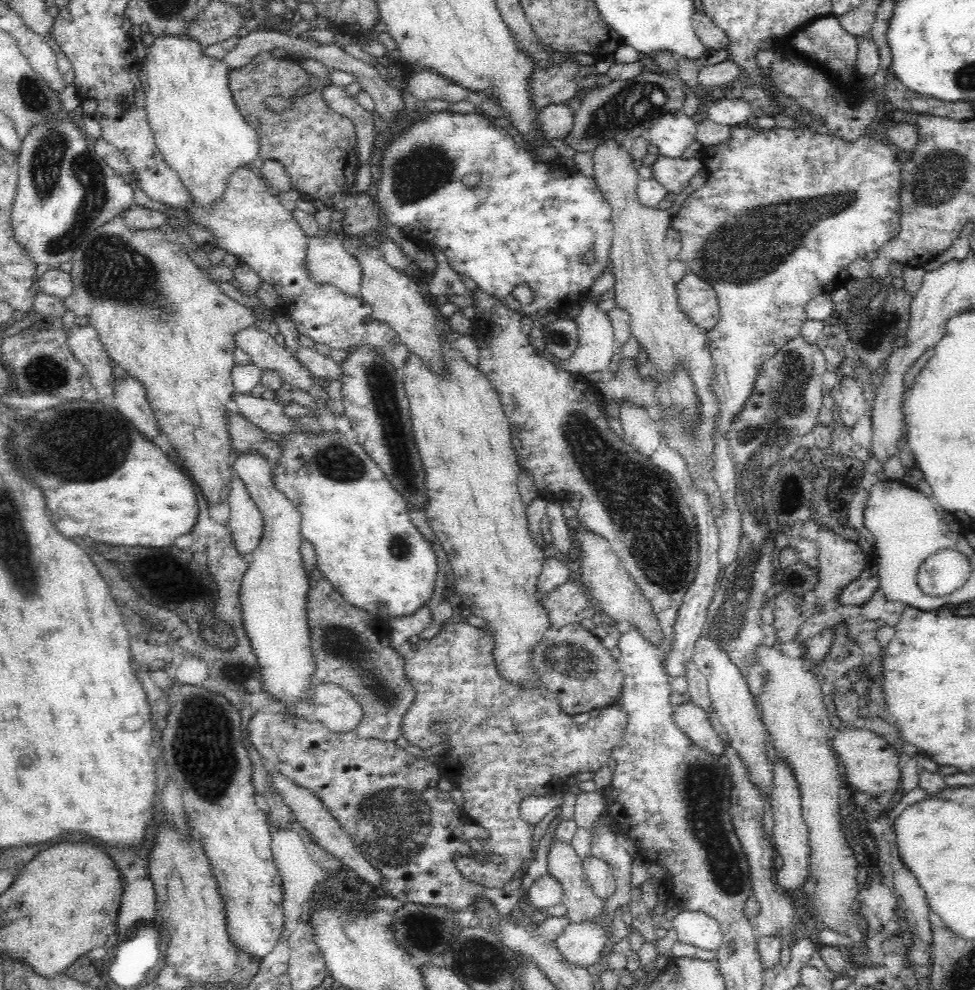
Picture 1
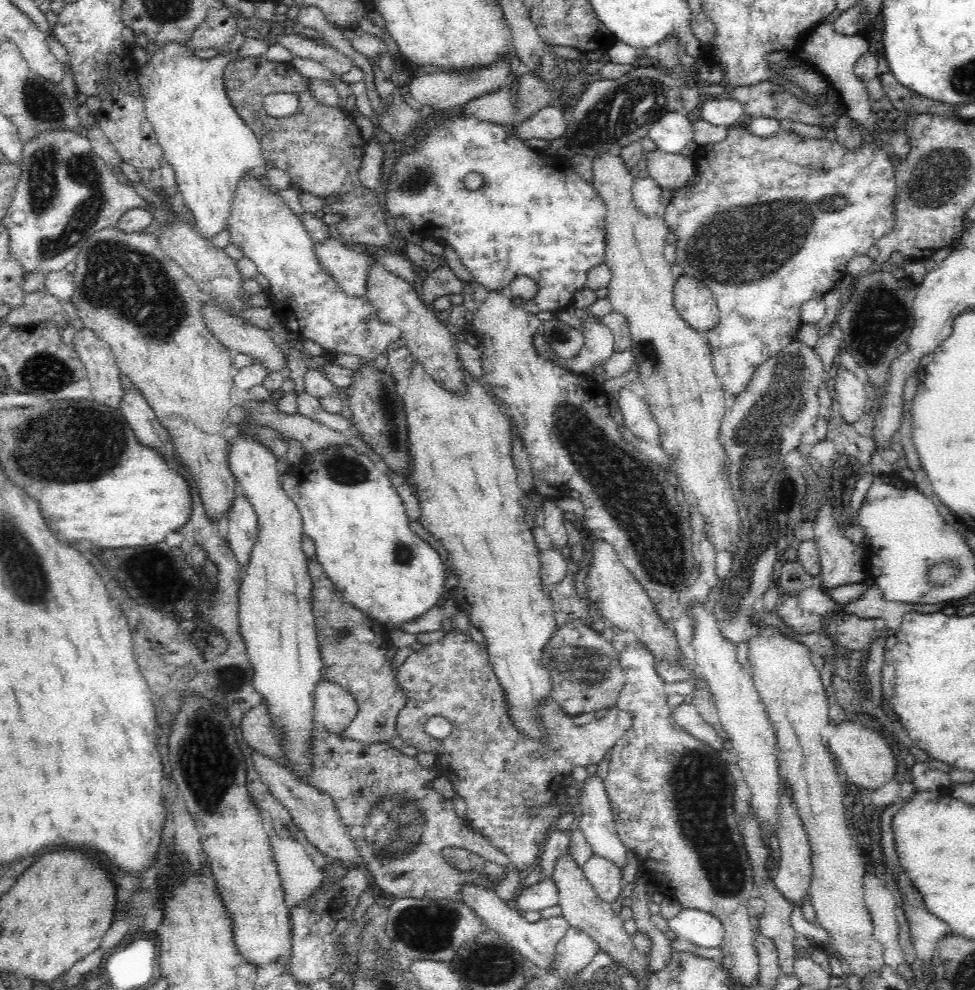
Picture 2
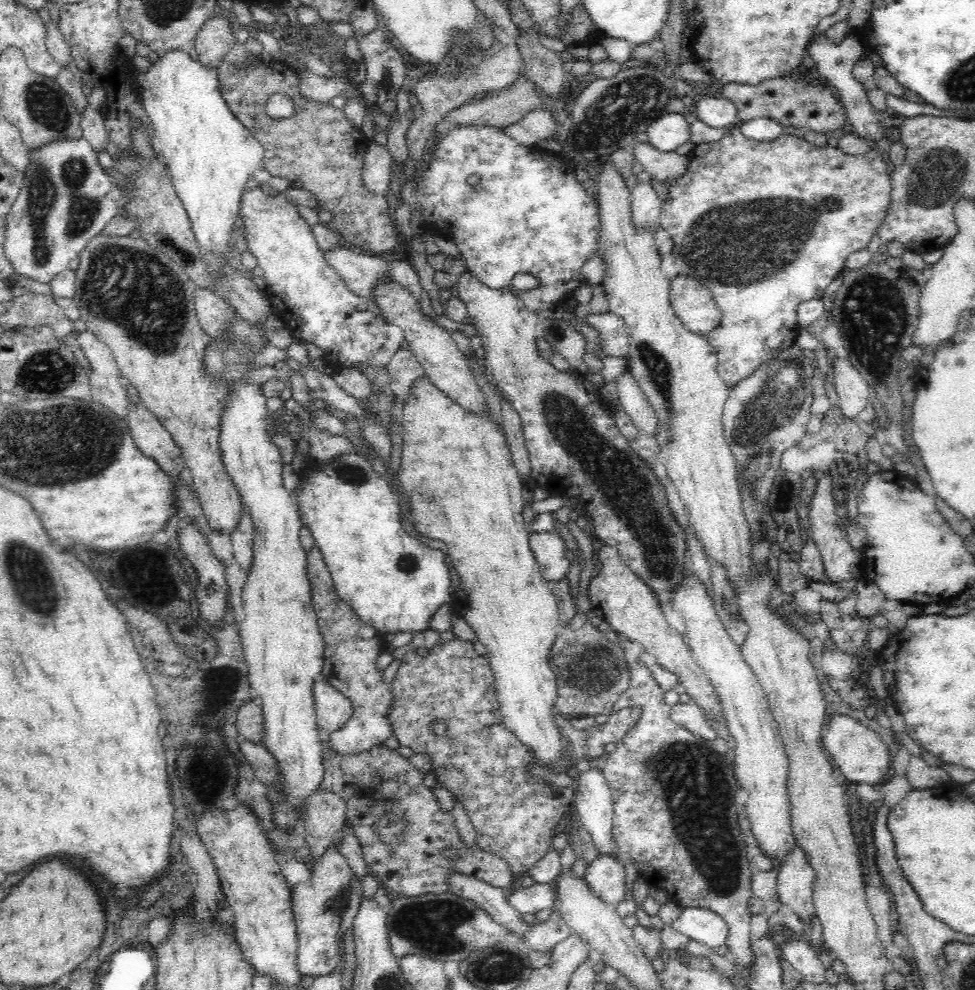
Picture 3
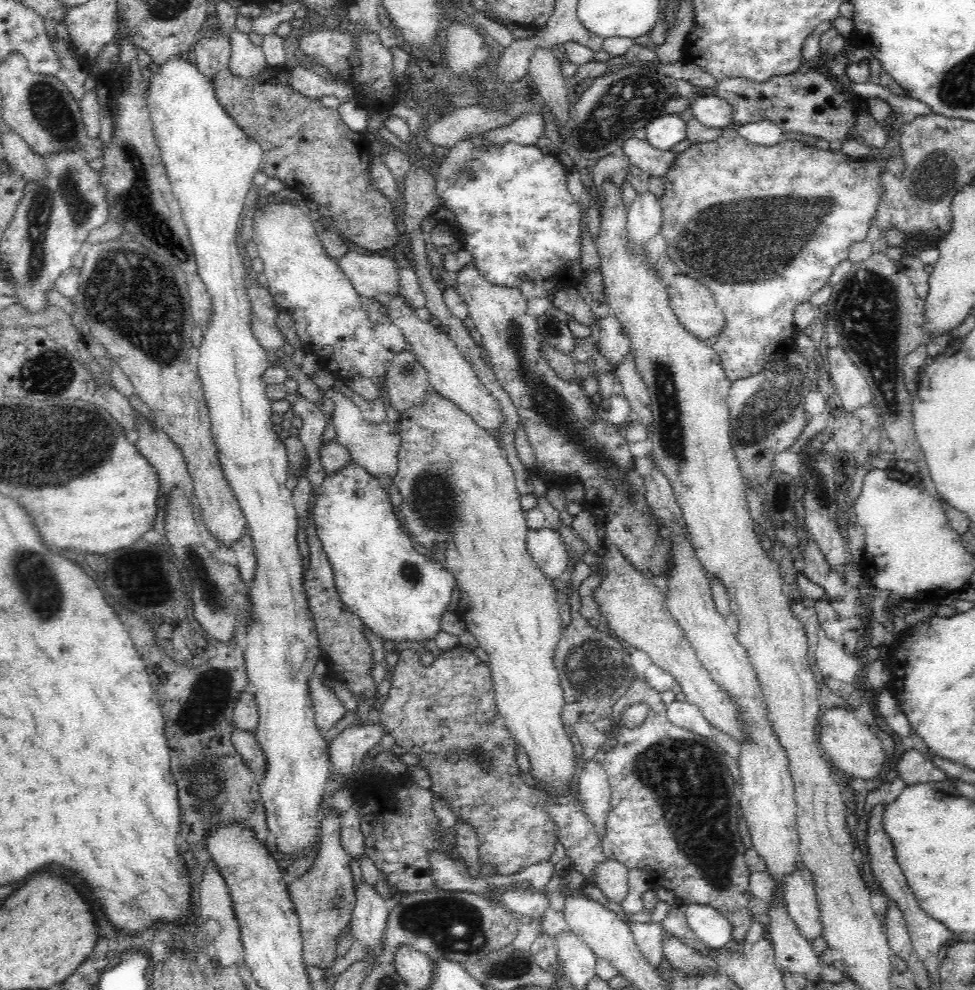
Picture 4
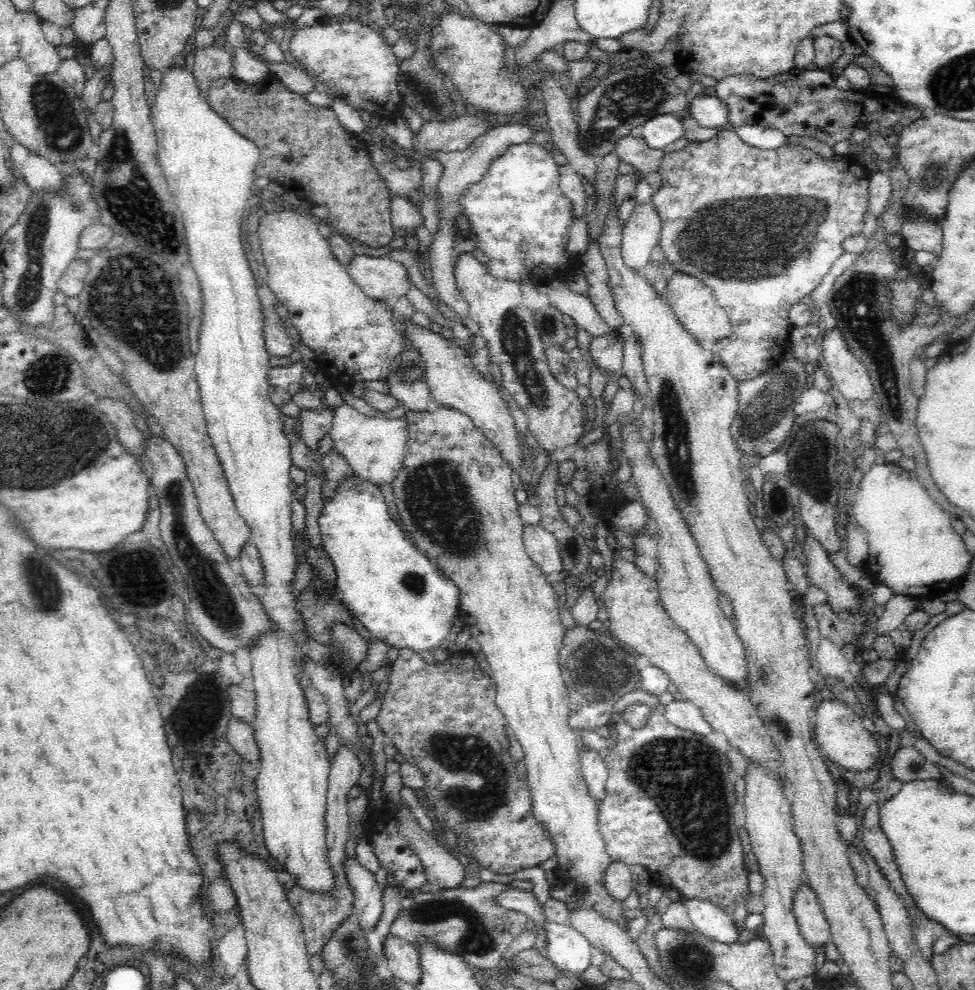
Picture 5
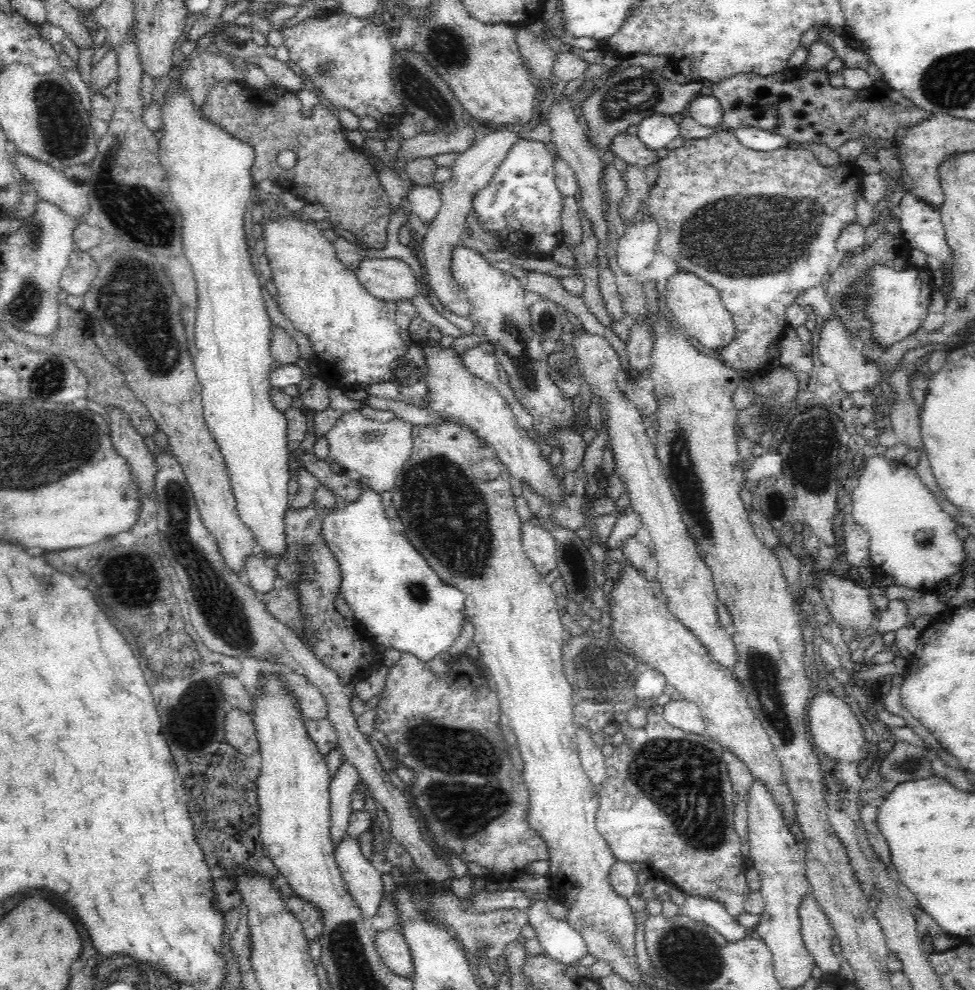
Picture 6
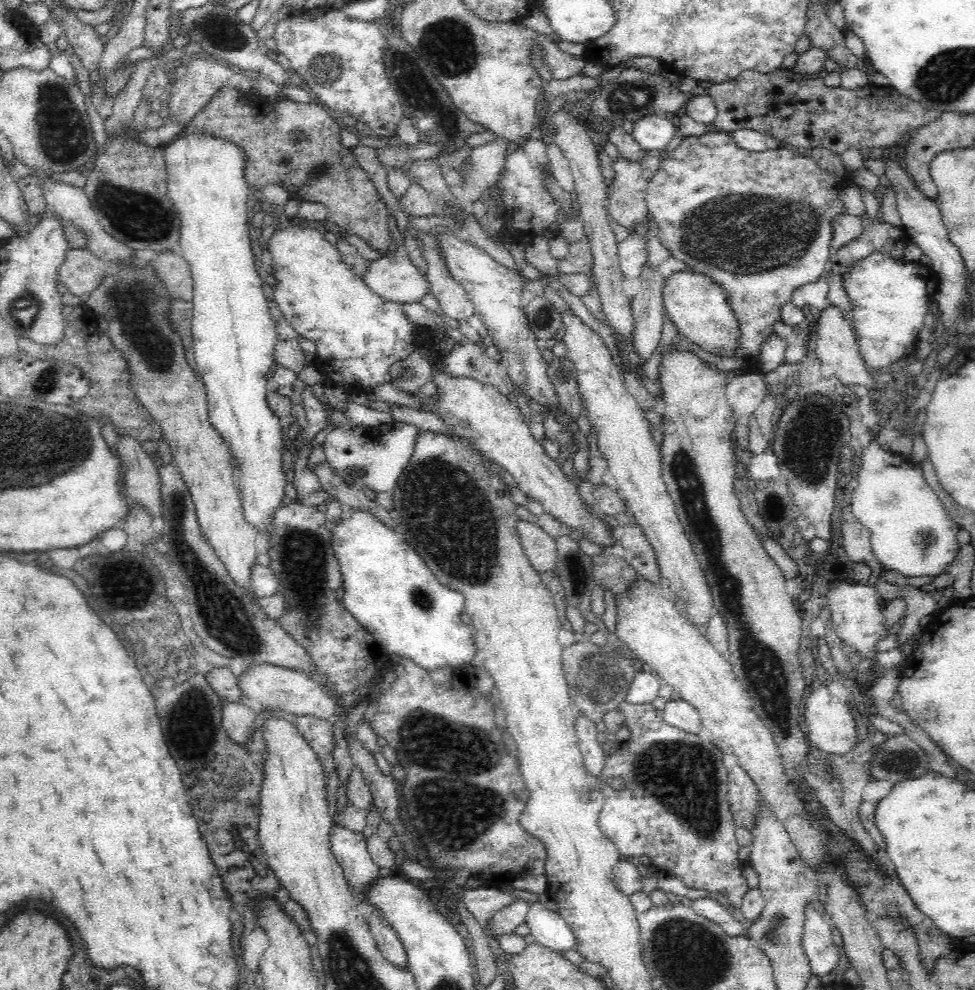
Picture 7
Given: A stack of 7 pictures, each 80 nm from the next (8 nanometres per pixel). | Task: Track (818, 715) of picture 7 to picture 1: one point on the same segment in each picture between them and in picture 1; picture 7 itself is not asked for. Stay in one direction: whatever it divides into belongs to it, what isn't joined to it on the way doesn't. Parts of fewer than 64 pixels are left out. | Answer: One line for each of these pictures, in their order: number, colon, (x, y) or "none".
1: (871, 765)
2: (865, 756)
3: (857, 751)
4: (850, 746)
5: (838, 731)
6: (834, 729)

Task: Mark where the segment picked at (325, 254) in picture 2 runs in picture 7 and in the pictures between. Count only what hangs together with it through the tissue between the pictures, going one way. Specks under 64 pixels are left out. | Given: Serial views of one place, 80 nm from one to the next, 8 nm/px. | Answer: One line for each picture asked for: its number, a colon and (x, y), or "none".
3: (361, 273)
4: (374, 275)
5: (383, 278)
6: (390, 279)
7: (394, 277)

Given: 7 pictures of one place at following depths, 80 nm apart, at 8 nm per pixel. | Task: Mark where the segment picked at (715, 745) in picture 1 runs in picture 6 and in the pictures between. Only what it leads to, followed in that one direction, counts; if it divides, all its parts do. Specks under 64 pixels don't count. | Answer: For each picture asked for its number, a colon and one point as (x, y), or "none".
2: (686, 715)
3: (689, 715)
4: (682, 713)
5: (684, 714)
6: (682, 713)

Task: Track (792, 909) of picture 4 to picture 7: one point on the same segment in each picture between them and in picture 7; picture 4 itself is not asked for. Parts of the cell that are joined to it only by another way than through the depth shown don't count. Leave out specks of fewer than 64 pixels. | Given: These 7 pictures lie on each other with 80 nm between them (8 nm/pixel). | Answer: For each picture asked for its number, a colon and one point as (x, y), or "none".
5: (813, 926)
6: (817, 933)
7: (821, 952)

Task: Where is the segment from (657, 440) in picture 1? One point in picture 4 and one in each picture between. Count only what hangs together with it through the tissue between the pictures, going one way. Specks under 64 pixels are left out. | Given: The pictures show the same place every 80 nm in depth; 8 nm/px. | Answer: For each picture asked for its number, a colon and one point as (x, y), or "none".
2: (639, 420)
3: (631, 396)
4: (632, 386)

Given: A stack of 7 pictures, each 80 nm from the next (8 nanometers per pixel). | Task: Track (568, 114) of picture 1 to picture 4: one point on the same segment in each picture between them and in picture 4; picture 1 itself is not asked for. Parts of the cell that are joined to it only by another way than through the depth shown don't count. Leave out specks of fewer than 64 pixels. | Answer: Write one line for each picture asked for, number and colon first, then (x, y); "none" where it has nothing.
2: (548, 123)
3: (537, 125)
4: (527, 128)

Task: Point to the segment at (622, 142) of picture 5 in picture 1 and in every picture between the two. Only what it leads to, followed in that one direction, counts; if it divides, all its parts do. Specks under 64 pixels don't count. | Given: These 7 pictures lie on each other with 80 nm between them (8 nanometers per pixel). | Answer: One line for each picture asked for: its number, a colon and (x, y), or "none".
1: (673, 173)
2: (668, 170)
3: (661, 165)
4: (655, 162)

